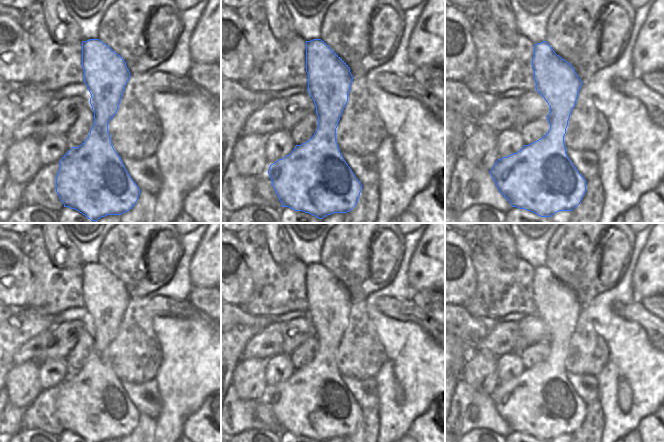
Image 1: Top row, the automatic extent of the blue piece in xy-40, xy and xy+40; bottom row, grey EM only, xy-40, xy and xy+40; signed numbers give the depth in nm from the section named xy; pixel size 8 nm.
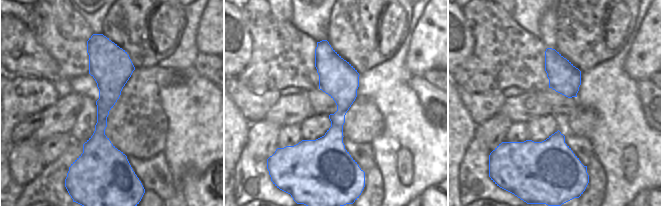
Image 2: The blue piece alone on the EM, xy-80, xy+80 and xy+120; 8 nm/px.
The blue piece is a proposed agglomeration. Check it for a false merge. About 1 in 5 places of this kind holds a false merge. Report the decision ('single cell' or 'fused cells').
single cell

